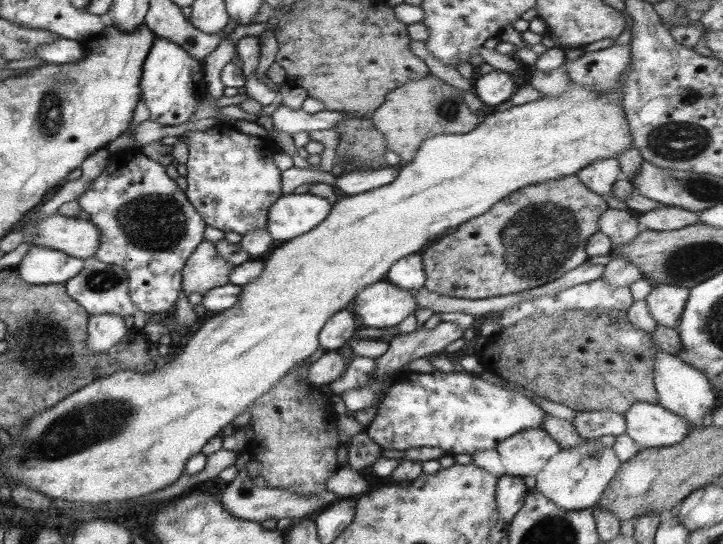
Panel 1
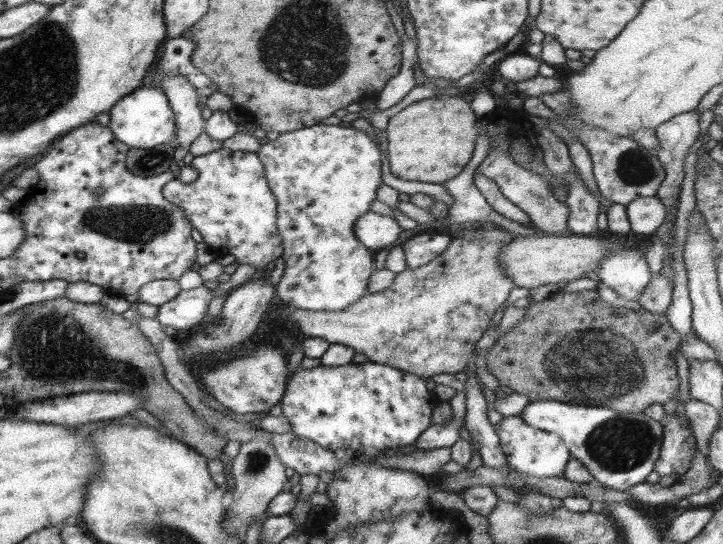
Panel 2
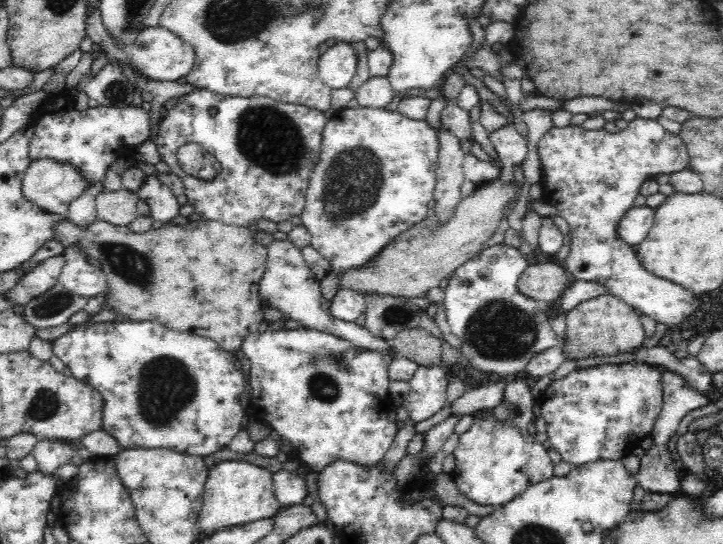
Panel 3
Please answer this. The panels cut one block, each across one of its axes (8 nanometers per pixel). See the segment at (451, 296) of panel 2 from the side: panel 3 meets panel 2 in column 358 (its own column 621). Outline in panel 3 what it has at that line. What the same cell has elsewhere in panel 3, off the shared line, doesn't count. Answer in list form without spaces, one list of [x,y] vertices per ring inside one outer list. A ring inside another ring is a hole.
[[[609,292],[580,302],[566,313],[565,320],[564,346],[560,346],[564,360],[582,360],[582,358],[612,356],[634,351],[640,347],[646,337],[634,308]]]

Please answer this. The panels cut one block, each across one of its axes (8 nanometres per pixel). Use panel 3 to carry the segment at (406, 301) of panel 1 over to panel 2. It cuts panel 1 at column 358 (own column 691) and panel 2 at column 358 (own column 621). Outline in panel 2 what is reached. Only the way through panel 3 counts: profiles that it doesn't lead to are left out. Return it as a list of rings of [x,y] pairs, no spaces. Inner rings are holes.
[[[316,123],[309,127],[300,127],[300,130],[281,133],[277,139],[261,145],[255,154],[263,166],[268,188],[276,201],[276,228],[279,232],[279,236],[281,236],[281,248],[283,248],[280,258],[282,258],[285,263],[285,270],[280,281],[274,286],[274,294],[289,306],[313,312],[343,310],[343,308],[352,305],[357,299],[367,293],[366,284],[368,283],[369,276],[374,271],[375,253],[365,248],[365,246],[359,243],[359,240],[355,238],[355,235],[353,235],[353,222],[355,222],[361,214],[369,212],[371,202],[376,200],[377,188],[382,184],[381,156],[379,150],[376,148],[376,144],[372,143],[371,139],[364,133],[350,127],[341,127],[339,125],[325,126]]]

